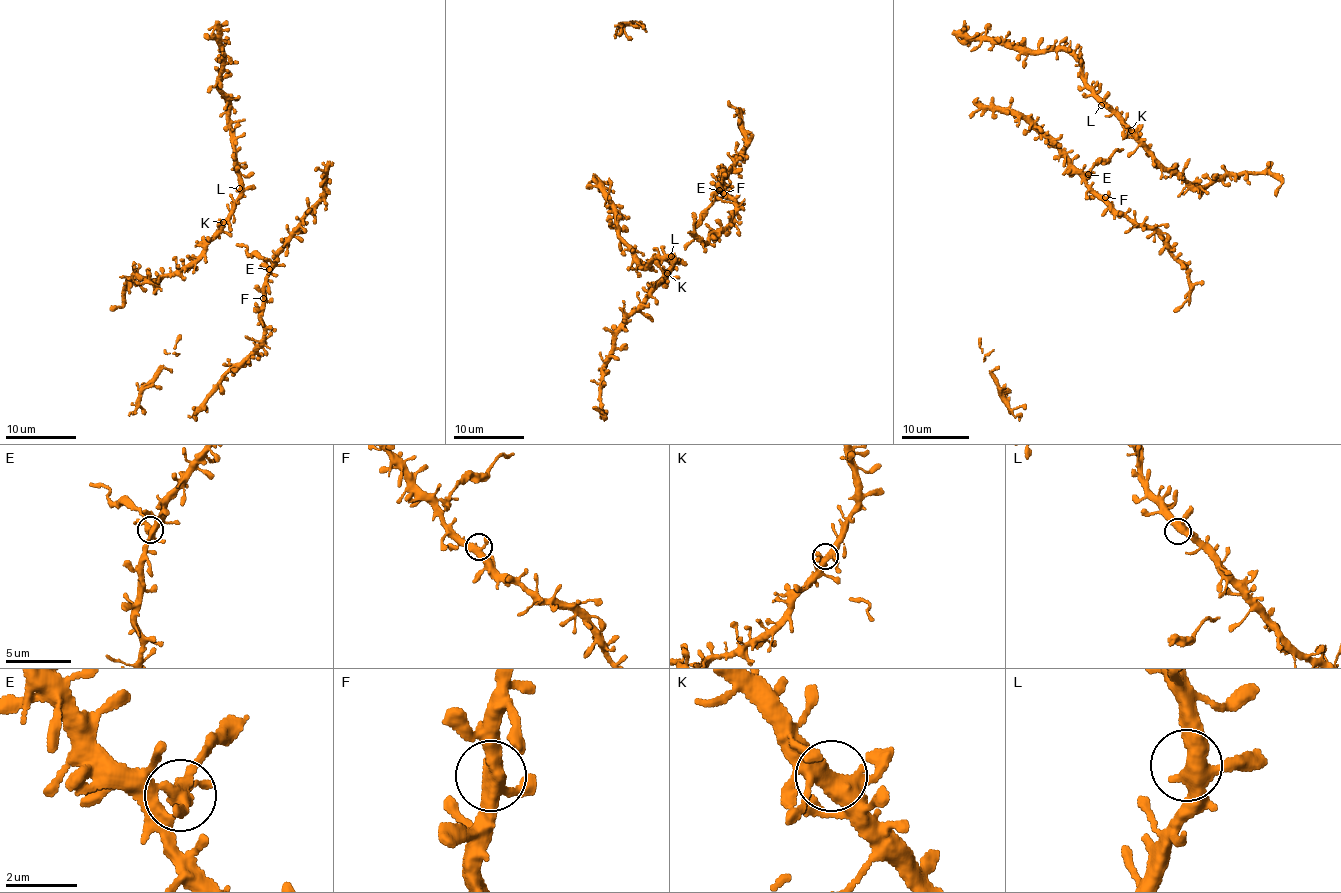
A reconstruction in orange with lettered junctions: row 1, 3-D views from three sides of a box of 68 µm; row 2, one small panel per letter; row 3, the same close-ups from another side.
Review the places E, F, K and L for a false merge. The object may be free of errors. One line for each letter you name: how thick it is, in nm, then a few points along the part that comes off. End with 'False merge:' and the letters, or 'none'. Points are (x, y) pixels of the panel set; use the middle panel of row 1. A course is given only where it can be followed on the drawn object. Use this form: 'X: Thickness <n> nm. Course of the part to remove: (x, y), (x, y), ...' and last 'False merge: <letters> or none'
E: Thickness 360 nm. Course of the part to remove: (719, 191), (700, 214), (695, 224), (695, 237), (684, 249)
False merge: E

